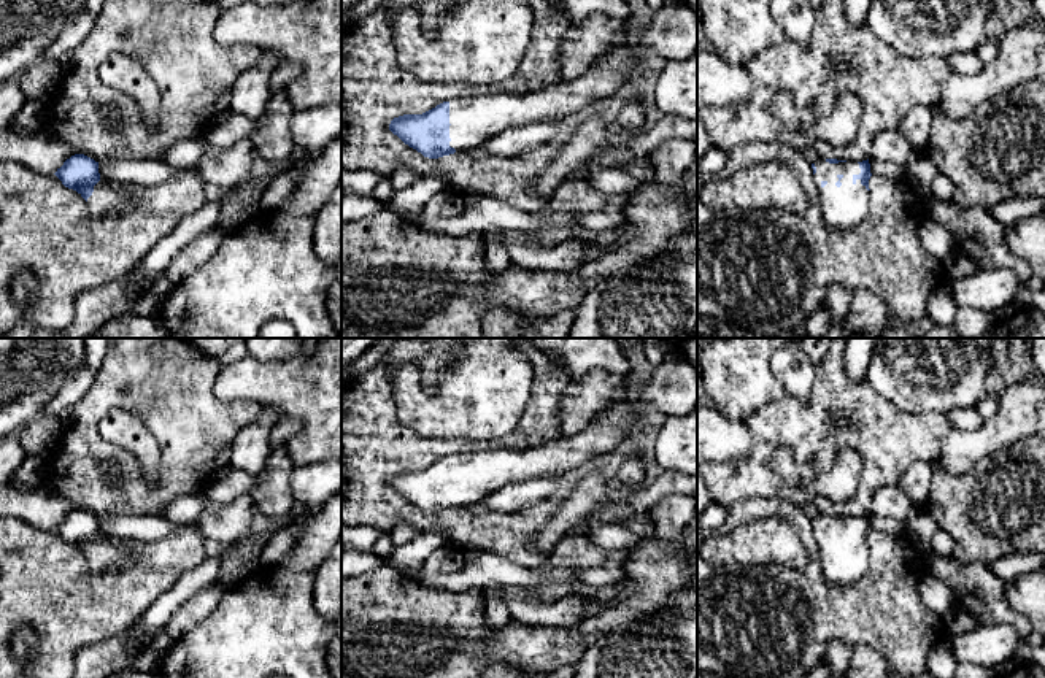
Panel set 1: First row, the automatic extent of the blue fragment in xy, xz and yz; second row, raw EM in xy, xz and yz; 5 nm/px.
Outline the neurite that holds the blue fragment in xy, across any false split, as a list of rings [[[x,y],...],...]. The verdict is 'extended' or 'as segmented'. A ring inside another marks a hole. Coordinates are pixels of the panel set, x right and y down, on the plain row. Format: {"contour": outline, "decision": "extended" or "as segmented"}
{"contour": [[[84,510],[67,514],[54,530],[86,556],[89,572],[105,572],[137,559],[137,553],[124,538],[102,534],[98,518]]], "decision": "extended"}

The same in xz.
{"contour": [[[670,351],[662,364],[653,368],[651,381],[632,399],[599,413],[580,433],[562,435],[534,449],[494,448],[480,453],[457,453],[443,457],[422,470],[394,473],[389,486],[424,513],[438,514],[484,500],[497,489],[537,478],[562,478],[565,472],[591,464],[613,453],[634,430],[640,418],[650,413],[684,416],[697,406],[697,373],[677,352]]], "decision": "extended"}

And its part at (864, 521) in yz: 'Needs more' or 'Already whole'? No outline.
Needs more

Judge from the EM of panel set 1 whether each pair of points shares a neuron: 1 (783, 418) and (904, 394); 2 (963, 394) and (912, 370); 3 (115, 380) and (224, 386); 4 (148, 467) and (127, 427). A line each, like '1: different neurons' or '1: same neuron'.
1: different neurons
2: same neuron
3: different neurons
4: same neuron

